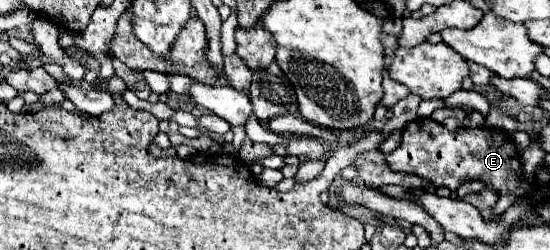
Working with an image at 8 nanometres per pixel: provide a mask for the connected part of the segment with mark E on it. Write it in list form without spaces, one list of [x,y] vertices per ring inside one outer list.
[[[431,117],[415,119],[403,127],[401,145],[391,155],[387,155],[387,163],[393,171],[419,175],[429,179],[435,187],[445,185],[451,191],[455,191],[467,177],[473,181],[483,181],[501,195],[513,191],[521,183],[521,161],[515,151],[515,143],[503,135],[503,131],[477,127],[471,131],[459,129],[451,133]]]

